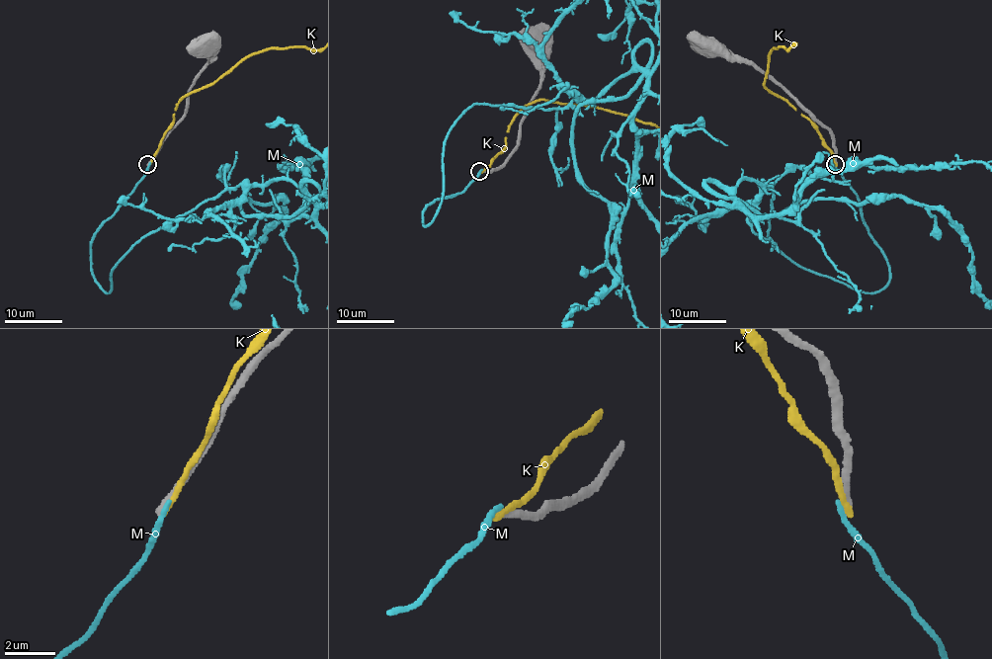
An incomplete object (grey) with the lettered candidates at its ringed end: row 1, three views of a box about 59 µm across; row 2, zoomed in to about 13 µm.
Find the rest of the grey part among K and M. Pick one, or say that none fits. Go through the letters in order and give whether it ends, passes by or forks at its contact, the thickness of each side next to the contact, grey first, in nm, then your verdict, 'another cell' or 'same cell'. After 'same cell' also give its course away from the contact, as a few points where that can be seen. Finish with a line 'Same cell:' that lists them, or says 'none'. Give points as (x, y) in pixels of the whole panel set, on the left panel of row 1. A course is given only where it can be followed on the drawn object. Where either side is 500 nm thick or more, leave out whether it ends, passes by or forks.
K: it ends; calibres 360 and 320 nm; another cell
M: it ends; calibres 280 and 240 nm; another cell
Same cell: none

